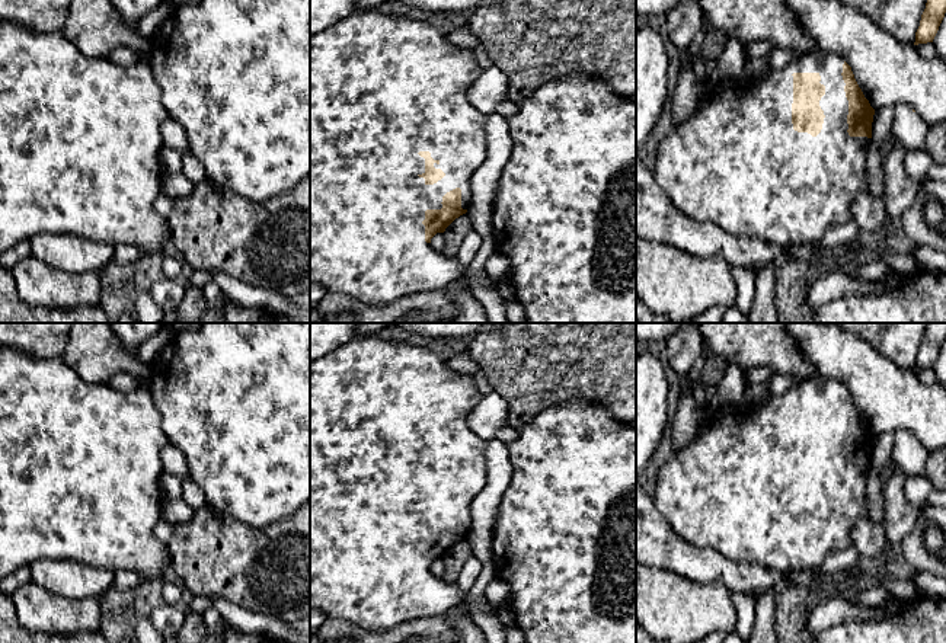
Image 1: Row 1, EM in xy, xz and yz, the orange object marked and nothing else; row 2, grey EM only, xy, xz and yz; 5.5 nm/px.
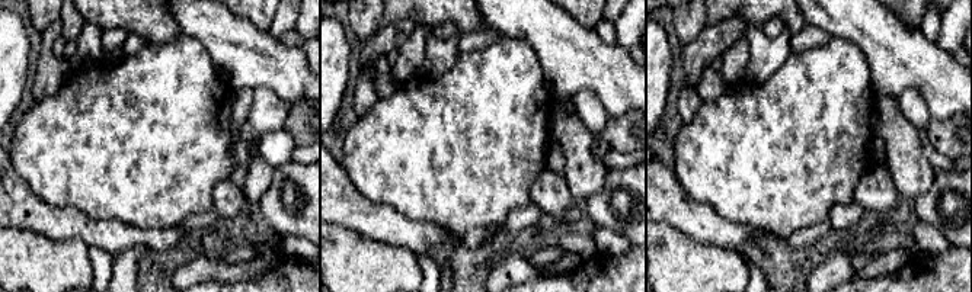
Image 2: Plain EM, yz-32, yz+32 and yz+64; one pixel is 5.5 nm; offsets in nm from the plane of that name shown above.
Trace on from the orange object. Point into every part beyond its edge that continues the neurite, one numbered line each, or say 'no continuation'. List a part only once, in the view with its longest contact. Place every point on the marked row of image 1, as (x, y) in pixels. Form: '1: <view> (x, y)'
1: yz (737, 162)

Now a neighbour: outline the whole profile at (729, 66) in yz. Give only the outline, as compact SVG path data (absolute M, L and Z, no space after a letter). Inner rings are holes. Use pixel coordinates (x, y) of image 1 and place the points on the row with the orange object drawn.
M729 39L716 61L710 77L710 90L720 90L742 79L745 61L745 45L738 39Z

